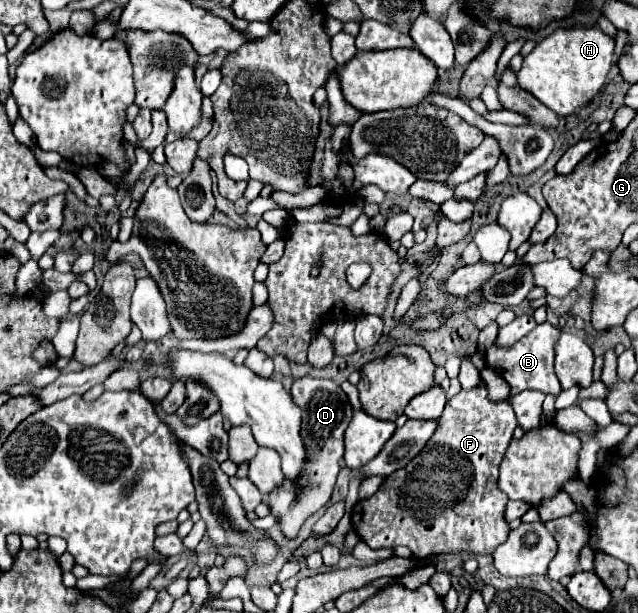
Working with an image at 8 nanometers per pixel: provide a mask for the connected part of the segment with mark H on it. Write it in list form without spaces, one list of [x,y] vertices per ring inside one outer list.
[[[559,27],[523,59],[523,67],[517,73],[519,87],[533,93],[557,115],[571,115],[575,109],[587,105],[605,85],[613,63],[613,49],[615,39],[597,27]]]

